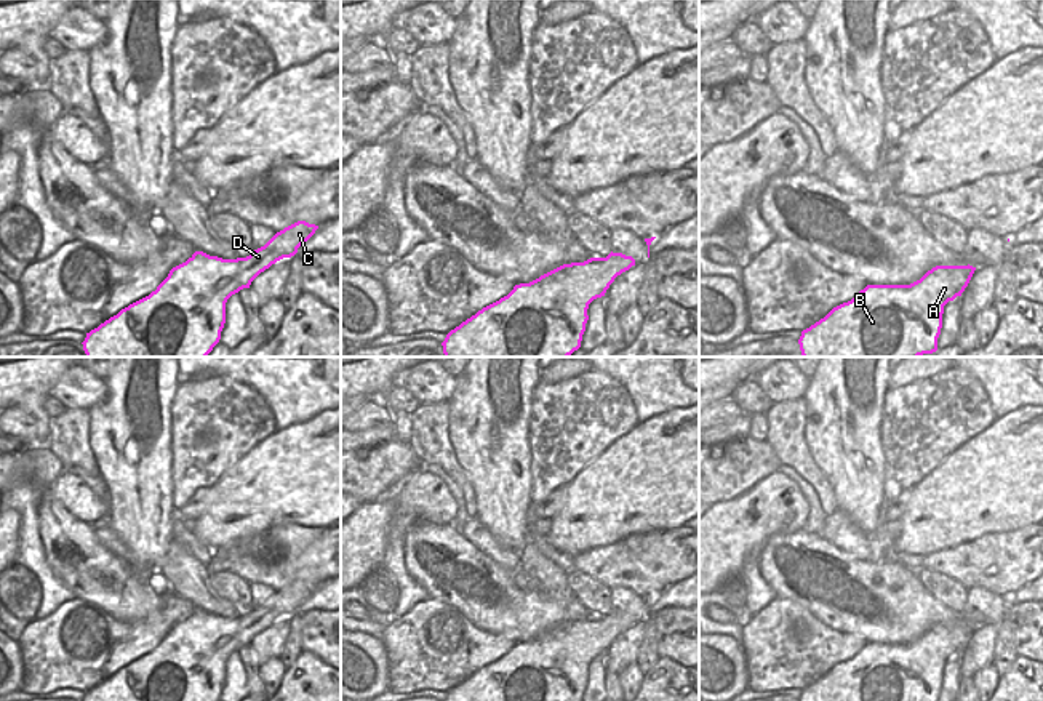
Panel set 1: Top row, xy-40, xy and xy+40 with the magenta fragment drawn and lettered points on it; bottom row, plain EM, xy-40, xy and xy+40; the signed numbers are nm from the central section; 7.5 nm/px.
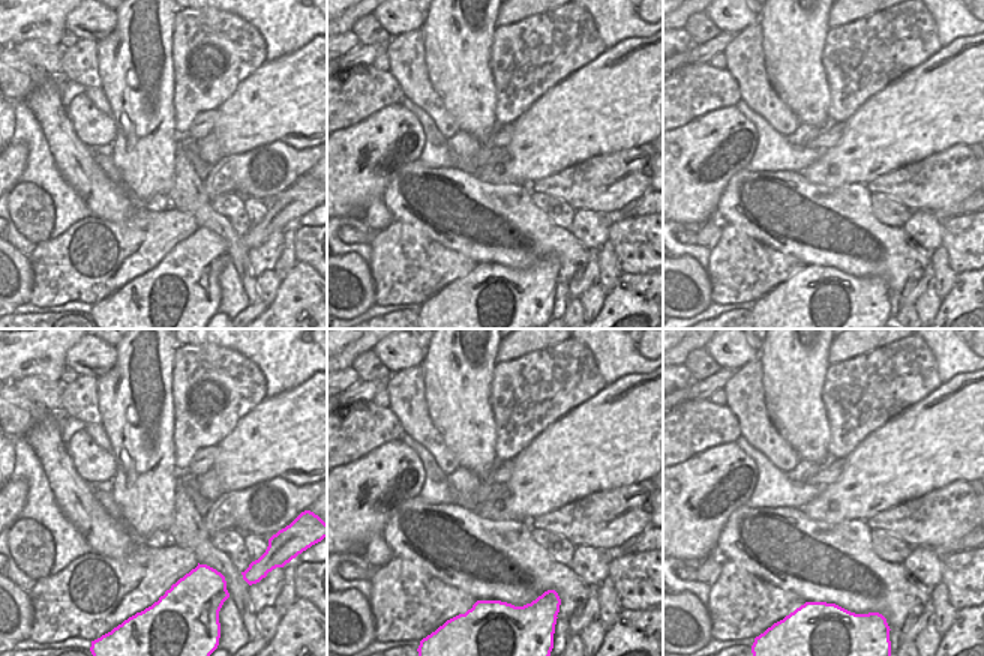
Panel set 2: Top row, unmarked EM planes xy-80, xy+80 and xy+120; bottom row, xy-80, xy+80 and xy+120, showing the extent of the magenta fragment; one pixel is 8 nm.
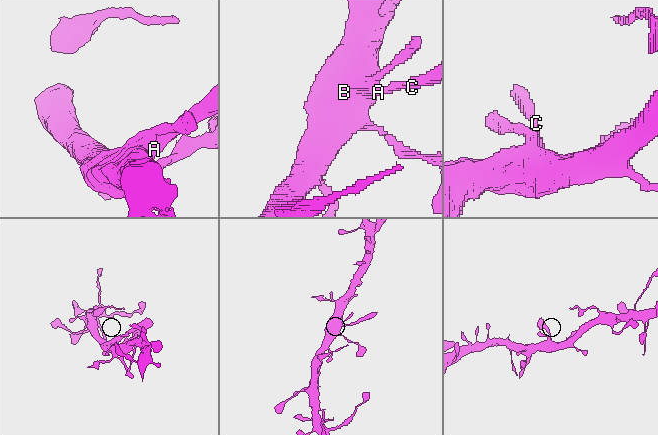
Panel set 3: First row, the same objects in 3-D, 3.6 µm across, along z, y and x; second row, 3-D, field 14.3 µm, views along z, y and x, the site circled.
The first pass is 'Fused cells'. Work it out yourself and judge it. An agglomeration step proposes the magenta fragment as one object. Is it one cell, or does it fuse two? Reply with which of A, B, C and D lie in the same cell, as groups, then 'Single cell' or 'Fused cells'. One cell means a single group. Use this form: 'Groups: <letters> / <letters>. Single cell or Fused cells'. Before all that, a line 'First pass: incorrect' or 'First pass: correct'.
First pass: incorrect
Groups: A B C D. Single cell

